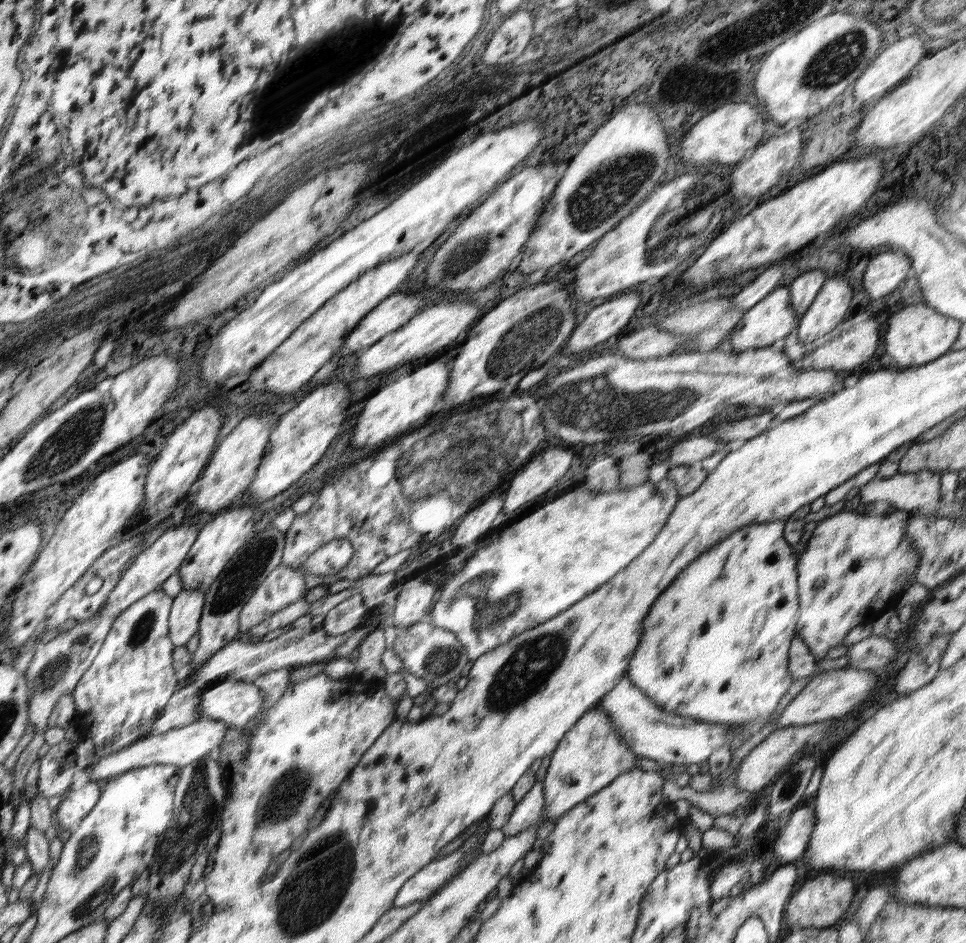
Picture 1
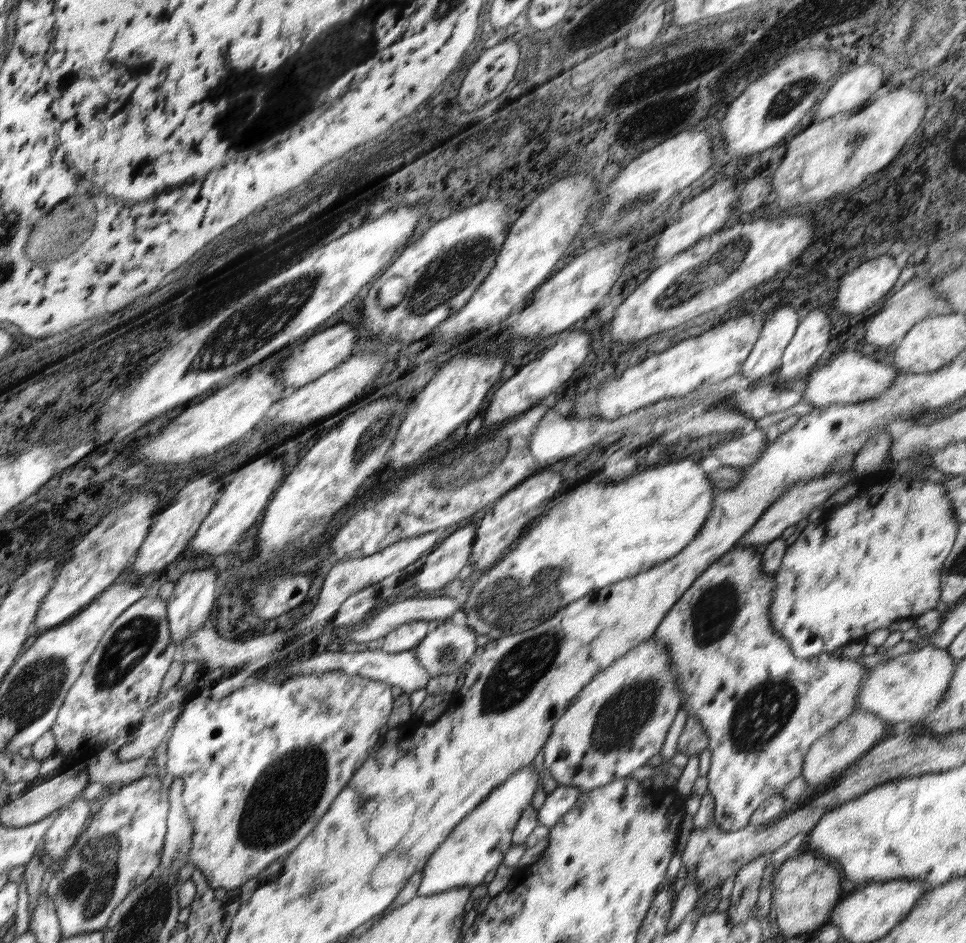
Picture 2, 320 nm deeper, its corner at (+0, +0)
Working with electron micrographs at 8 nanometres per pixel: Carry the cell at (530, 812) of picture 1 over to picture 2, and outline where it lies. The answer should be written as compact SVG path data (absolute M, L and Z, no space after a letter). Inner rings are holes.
M570 786L557 787L546 797L540 811L537 812L538 825L551 829L562 820L566 813L572 810L582 794L583 792Z

